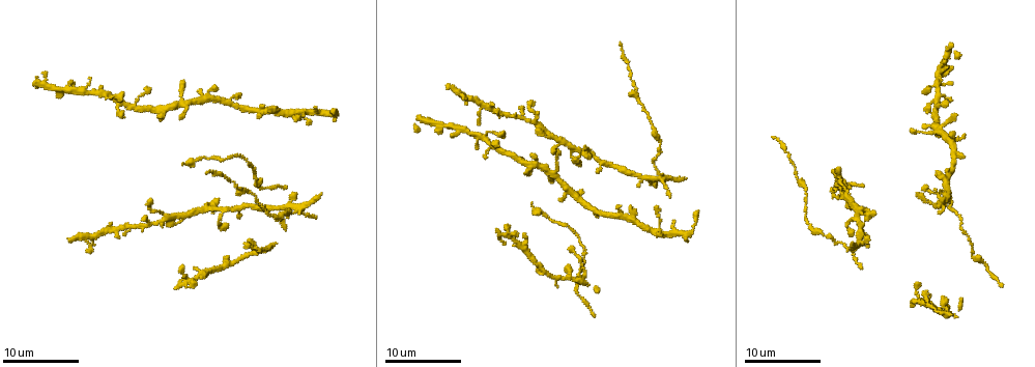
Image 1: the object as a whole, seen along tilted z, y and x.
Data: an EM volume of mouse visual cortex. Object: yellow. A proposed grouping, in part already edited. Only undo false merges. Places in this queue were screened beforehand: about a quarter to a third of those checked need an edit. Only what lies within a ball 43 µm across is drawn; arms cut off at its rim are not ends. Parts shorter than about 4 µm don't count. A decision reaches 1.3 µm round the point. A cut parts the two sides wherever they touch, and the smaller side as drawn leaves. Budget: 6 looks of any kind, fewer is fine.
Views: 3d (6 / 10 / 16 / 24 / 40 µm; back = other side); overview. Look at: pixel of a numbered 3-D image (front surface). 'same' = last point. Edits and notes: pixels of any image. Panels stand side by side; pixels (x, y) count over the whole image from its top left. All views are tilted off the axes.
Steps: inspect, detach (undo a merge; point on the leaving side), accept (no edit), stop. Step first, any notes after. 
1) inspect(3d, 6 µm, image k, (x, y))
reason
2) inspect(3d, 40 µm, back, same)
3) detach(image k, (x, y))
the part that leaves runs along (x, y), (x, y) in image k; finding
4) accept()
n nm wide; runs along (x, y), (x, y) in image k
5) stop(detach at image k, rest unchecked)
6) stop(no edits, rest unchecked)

inspect(3d, 10 µm, image 1, (537, 210))

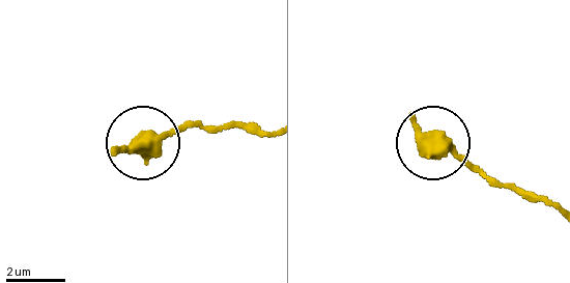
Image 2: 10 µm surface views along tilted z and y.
accept()
runs along (146, 147), (209, 125) in image 2; all the same cell

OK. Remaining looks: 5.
inspect(3d, 6 µm, image 1, (944, 195))
thin arm on a thick one

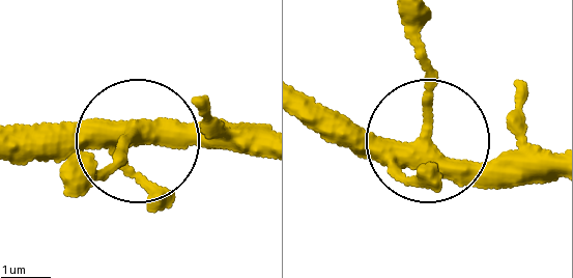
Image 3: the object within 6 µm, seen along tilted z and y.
accept()
continuous, no second cell

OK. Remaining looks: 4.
inspect(3d, 10 µm, image 1, (256, 184))

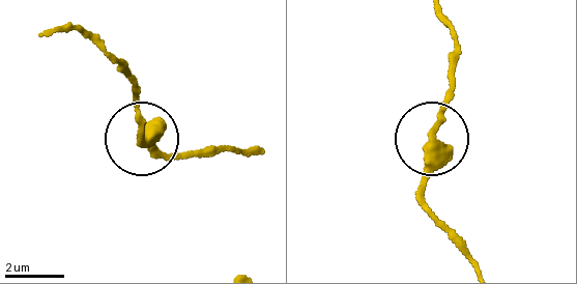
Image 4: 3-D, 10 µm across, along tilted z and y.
inspect(3d, 10 µm, back, image 4, (145, 144))

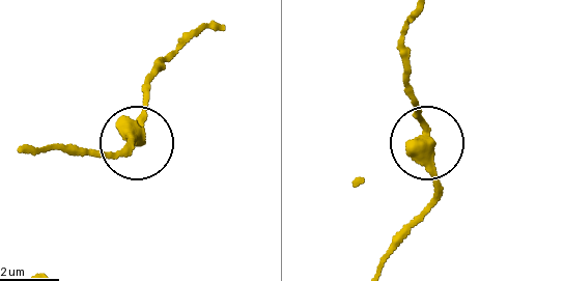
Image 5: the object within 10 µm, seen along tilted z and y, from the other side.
accept()
side arm 10 µm; runs along (416, 15), (407, 29), (409, 73), (425, 131), (432, 206) in image 5; all the same cell

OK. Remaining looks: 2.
stop(no edits, rest unchecked)

